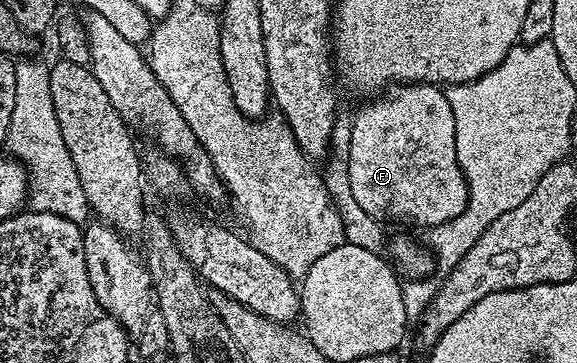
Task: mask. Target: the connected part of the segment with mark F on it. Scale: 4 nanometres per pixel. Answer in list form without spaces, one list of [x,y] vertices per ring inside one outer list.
[[[426,82],[393,84],[387,87],[379,96],[365,102],[368,103],[357,112],[356,119],[352,122],[352,131],[348,134],[348,150],[346,149],[350,192],[354,192],[354,200],[358,200],[358,205],[362,207],[362,212],[366,212],[371,218],[375,218],[381,224],[387,223],[386,221],[401,222],[404,226],[425,226],[425,228],[440,226],[443,222],[454,220],[454,216],[461,214],[468,203],[468,181],[464,178],[464,173],[458,162],[454,108],[450,108],[450,100],[447,93],[441,87]]]

